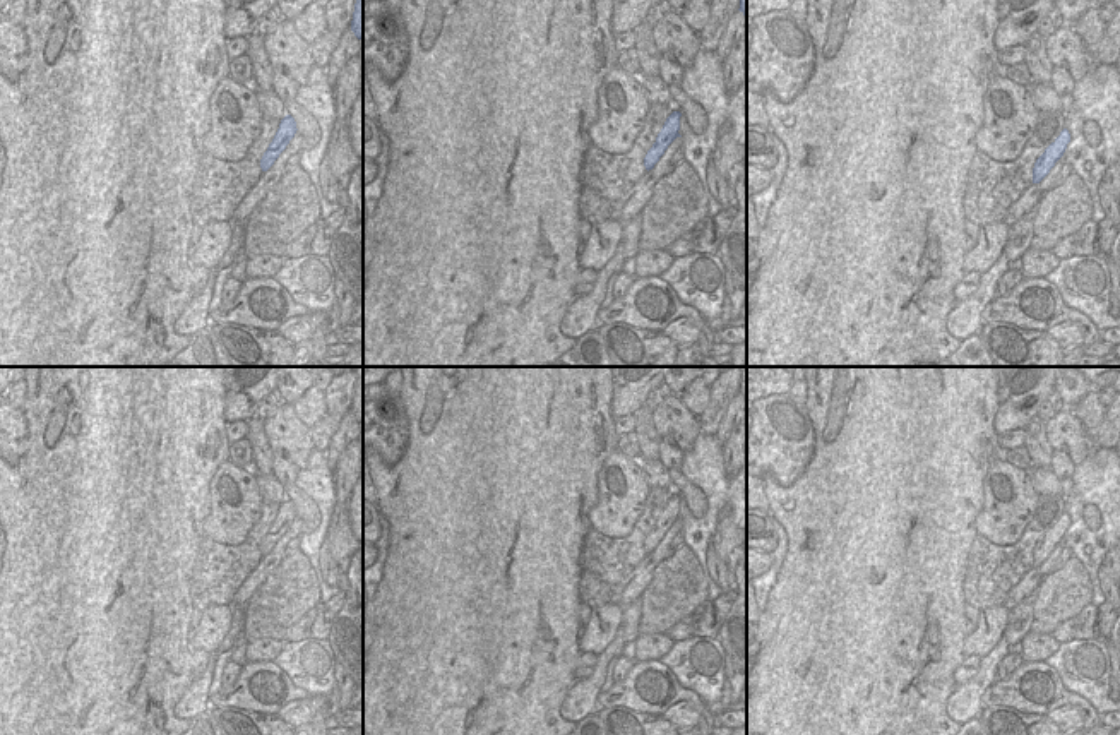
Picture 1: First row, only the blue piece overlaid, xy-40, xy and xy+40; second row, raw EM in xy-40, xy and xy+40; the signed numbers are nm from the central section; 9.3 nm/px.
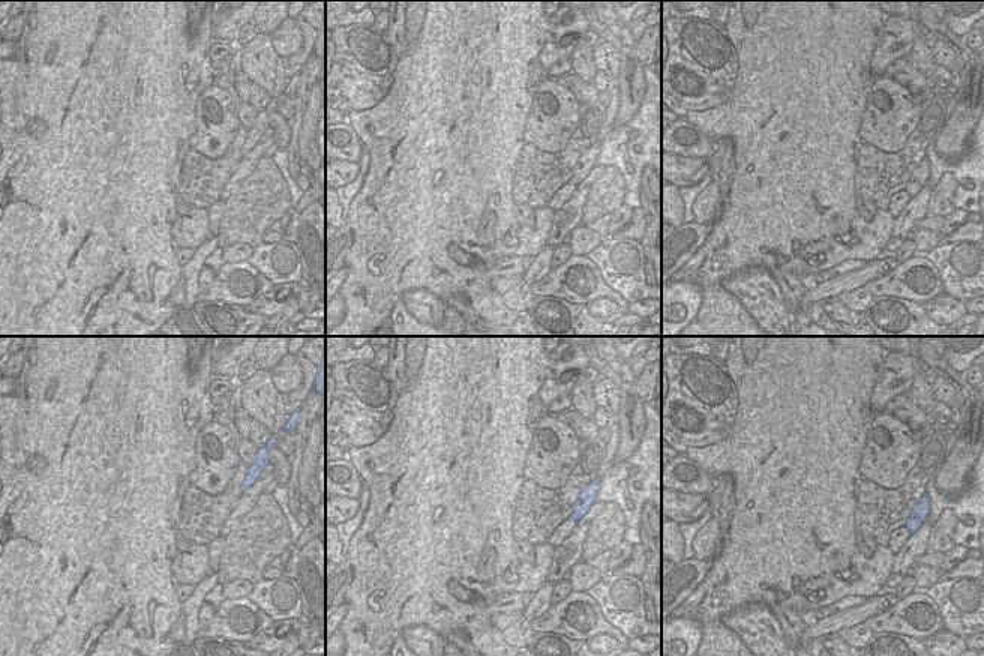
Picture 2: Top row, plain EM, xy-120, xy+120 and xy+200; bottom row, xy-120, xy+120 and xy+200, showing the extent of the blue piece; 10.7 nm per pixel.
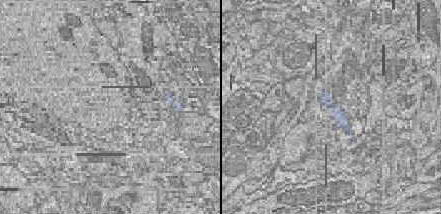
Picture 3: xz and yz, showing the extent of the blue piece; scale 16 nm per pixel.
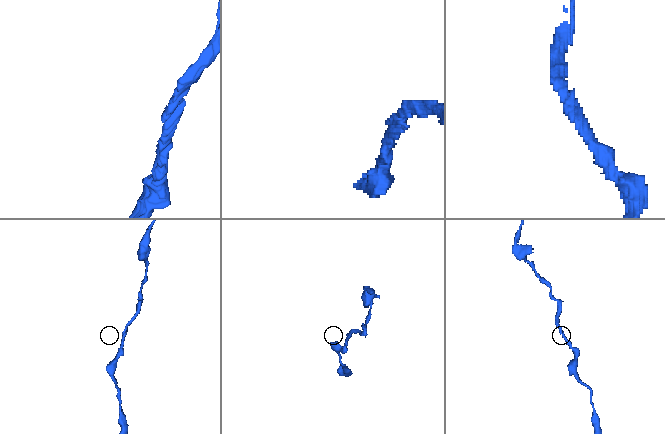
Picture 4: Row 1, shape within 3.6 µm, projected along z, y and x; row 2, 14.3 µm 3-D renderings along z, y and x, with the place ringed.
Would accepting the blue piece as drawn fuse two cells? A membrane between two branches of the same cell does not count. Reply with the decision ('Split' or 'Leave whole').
Leave whole.

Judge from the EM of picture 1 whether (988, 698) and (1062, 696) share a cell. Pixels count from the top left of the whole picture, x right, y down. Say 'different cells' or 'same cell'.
same cell

